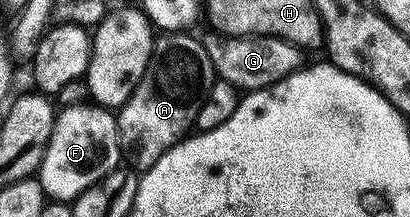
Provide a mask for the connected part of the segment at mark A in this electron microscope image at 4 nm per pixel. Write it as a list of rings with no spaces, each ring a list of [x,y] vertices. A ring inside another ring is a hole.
[[[180,31],[155,39],[154,55],[144,70],[144,78],[140,78],[128,102],[117,109],[118,139],[122,142],[125,159],[130,159],[135,169],[152,167],[195,127],[200,106],[204,106],[212,90],[216,79],[212,58],[208,58],[208,50],[201,39],[190,35],[194,34]]]

